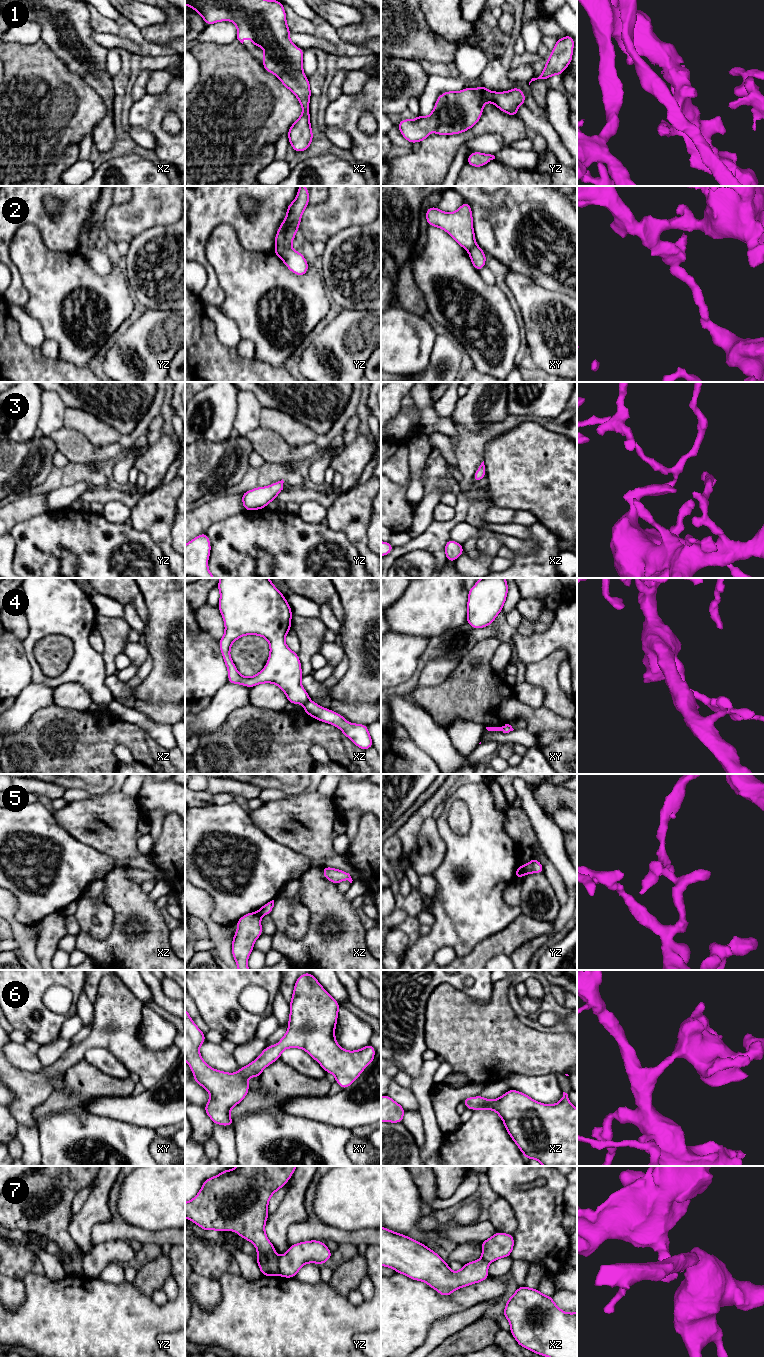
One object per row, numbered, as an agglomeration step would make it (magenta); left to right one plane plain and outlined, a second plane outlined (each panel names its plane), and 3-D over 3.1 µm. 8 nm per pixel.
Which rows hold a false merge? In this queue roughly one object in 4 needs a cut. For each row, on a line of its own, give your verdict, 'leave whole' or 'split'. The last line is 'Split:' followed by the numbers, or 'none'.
1: leave whole
2: split
3: leave whole
4: split
5: split
6: leave whole
7: split
Split: 2, 4, 5, 7

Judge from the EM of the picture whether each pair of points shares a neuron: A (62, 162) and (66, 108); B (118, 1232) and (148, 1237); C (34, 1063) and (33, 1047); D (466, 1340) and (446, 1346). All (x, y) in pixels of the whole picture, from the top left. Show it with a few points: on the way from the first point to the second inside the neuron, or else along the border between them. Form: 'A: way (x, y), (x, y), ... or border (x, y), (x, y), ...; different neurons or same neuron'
A: border (78, 144), (69, 144), (60, 155), (44, 166); different neurons
B: way (125, 1232), (141, 1235); same neuron
C: border (23, 1044), (36, 1054); different neurons
D: way (461, 1342), (451, 1345); same neuron

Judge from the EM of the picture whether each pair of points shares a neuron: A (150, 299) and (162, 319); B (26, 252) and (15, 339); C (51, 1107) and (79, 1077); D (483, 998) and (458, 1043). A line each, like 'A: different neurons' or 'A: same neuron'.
A: different neurons
B: different neurons
C: same neuron
D: different neurons

